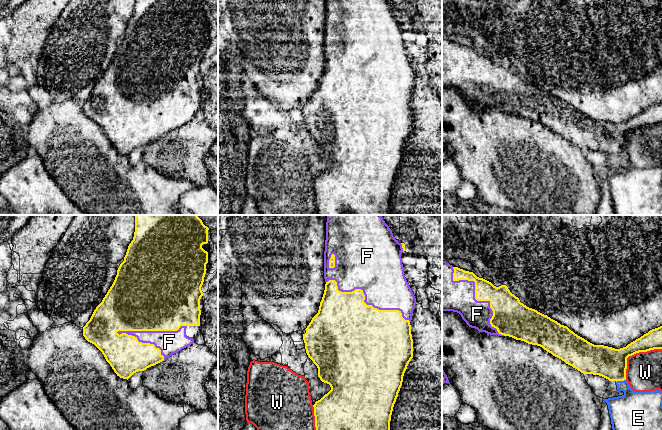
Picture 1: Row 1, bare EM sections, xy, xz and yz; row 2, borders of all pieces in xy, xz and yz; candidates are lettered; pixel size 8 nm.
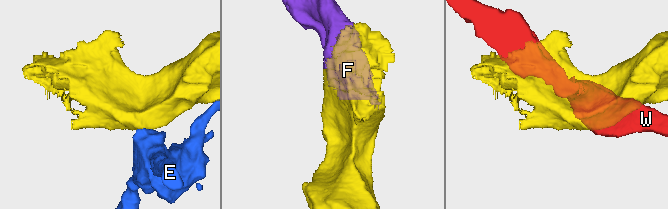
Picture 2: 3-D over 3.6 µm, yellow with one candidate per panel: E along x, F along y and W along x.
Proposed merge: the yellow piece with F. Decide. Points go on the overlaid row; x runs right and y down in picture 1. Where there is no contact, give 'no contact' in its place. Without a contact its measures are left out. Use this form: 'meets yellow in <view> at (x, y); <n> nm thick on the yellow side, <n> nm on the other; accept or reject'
meets yellow in xy at (151, 330); 500 nm thick on the yellow side, 190 nm on the other; accept

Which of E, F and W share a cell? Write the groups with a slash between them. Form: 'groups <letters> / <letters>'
groups E / F / W

